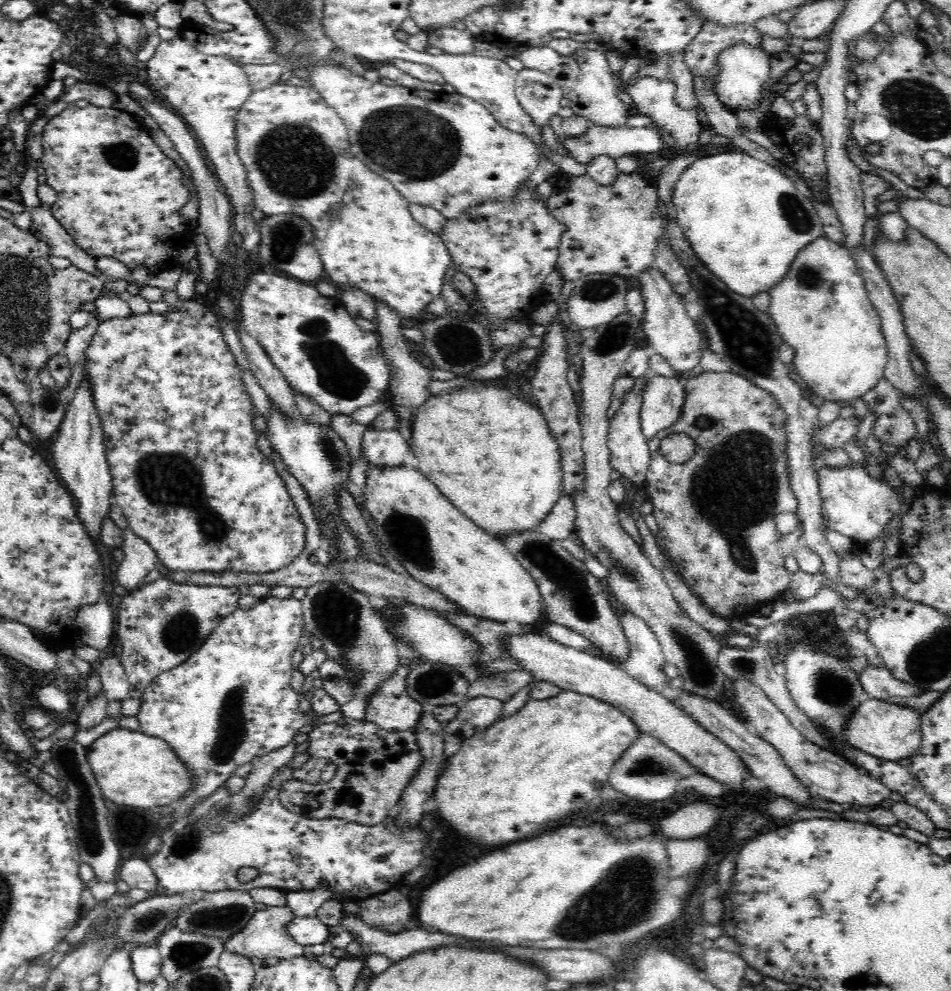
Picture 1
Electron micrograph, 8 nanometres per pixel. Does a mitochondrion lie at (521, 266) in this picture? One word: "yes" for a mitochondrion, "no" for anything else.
no

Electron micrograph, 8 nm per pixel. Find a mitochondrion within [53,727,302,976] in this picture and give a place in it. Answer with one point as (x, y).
(72, 770)

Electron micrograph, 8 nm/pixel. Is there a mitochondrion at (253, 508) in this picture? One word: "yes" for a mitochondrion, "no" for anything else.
no

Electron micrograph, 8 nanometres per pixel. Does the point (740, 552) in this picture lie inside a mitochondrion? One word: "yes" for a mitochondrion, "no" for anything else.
yes

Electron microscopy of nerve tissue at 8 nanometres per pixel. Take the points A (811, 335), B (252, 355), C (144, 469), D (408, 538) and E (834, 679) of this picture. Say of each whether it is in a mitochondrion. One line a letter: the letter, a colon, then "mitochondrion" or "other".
A: other
B: other
C: mitochondrion
D: mitochondrion
E: mitochondrion

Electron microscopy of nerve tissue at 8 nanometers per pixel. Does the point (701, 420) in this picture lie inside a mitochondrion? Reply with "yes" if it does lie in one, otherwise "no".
yes

